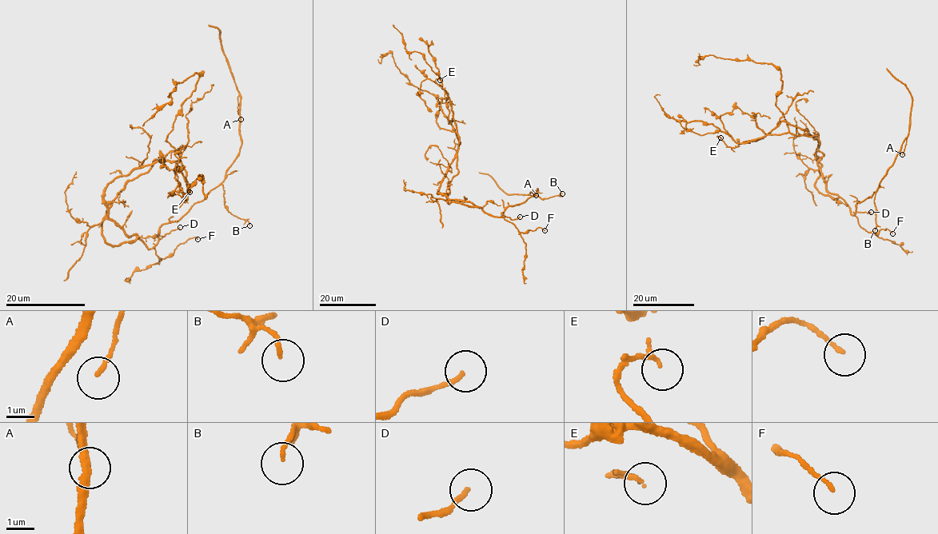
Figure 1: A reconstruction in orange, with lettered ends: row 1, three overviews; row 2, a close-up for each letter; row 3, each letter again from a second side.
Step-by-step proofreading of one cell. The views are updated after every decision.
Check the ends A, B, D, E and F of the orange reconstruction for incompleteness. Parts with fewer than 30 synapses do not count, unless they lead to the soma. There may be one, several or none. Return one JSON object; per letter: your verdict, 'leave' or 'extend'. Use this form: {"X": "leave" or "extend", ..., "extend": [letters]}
{"A": "leave", "B": "leave", "D": "leave", "E": "leave", "F": "leave", "extend": []}

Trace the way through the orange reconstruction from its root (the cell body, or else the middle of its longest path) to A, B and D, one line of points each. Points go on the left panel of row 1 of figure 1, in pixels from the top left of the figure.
A: (108, 213), (128, 236), (153, 248), (160, 227), (181, 220), (224, 179), (241, 142), (239, 96), (241, 119)
B: (108, 213), (128, 236), (134, 234), (153, 248), (160, 227), (181, 220), (221, 185), (225, 208), (249, 225)
D: (108, 213), (108, 217), (128, 236), (134, 234), (149, 249), (153, 248), (165, 234), (180, 227)

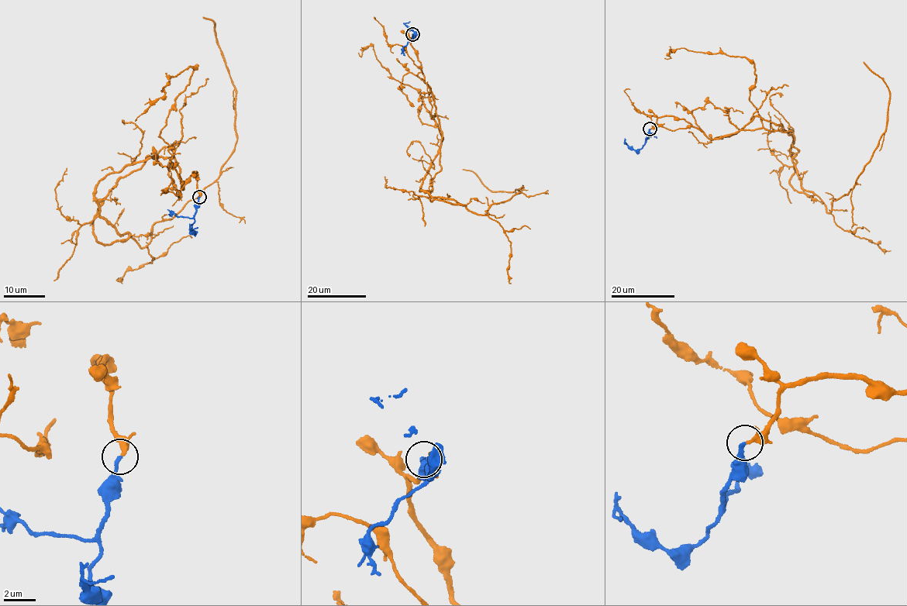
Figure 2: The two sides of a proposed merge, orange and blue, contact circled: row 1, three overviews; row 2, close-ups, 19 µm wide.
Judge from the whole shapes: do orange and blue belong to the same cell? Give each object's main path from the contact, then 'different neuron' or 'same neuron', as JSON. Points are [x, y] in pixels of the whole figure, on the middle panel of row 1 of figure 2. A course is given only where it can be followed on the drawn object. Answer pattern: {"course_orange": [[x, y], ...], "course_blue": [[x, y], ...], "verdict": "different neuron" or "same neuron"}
{"course_orange": [[412, 34], [410, 44], [441, 132], [440, 146], [420, 190], [483, 215], [522, 186], [493, 191], [463, 169]], "course_blue": [[412, 34], [414, 37], [413, 31], [405, 24], [409, 21]], "verdict": "same neuron"}

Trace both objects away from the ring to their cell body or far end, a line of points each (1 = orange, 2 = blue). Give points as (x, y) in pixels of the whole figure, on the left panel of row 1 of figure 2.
1: (199, 197), (153, 156), (94, 201), (146, 246), (217, 178), (236, 93), (203, 17)
2: (199, 197), (192, 225), (193, 232), (190, 228), (198, 228)

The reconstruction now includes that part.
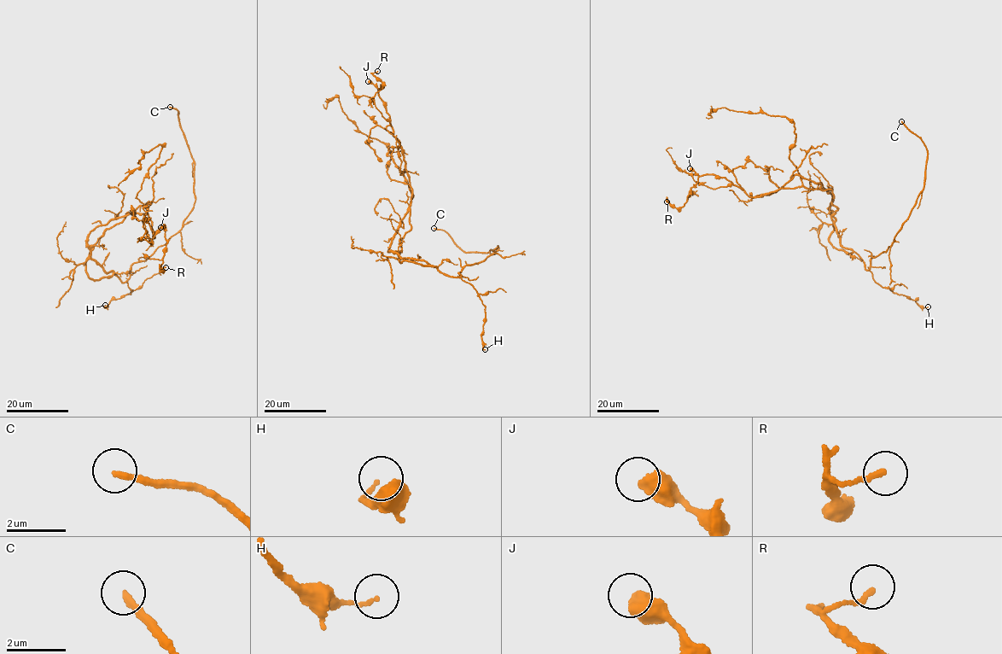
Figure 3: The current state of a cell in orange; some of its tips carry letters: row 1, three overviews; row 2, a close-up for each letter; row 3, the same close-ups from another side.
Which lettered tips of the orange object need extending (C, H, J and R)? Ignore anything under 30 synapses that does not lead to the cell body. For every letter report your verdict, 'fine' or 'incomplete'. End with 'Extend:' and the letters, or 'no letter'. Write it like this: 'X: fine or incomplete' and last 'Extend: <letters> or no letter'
C: fine
H: fine
J: fine
R: fine
Extend: no letter

